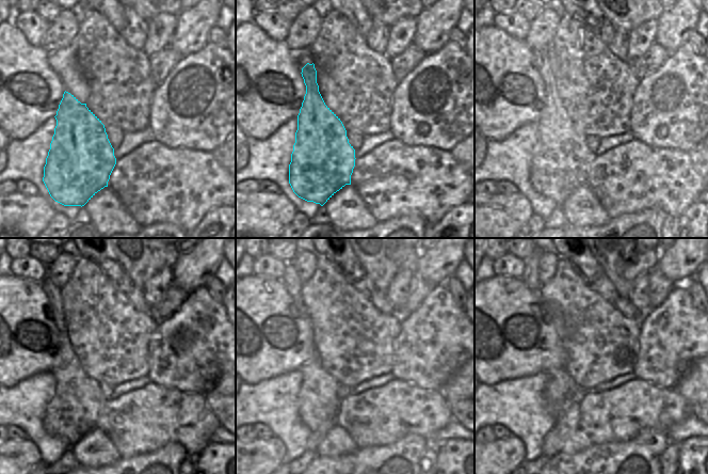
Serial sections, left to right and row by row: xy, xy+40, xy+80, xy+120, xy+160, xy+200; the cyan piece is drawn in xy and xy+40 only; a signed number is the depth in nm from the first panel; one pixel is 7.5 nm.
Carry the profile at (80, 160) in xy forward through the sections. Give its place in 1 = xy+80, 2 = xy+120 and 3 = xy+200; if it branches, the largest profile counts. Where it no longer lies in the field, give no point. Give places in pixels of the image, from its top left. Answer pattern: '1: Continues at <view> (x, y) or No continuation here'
1: Continues at xy+80 (561, 161)
2: Continues at xy+120 (75, 410)
3: Continues at xy+200 (559, 392)

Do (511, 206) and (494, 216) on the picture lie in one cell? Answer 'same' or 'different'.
same

